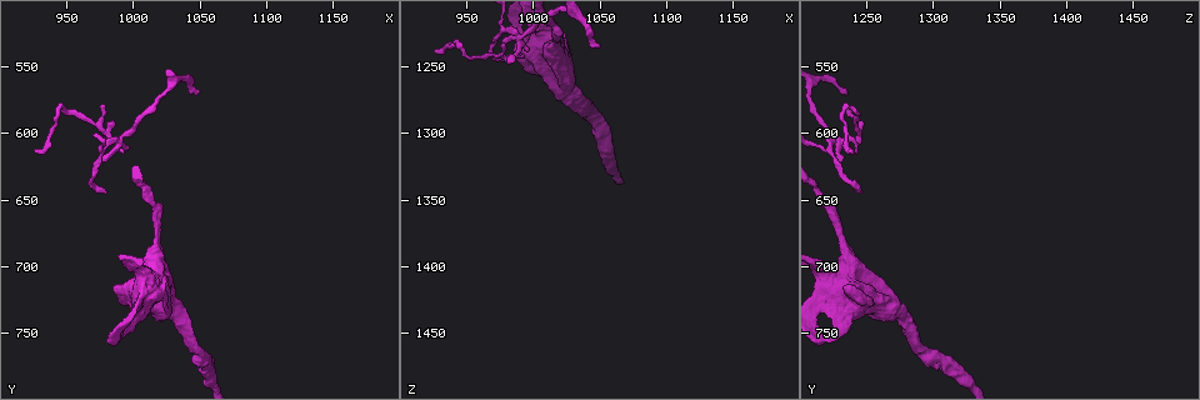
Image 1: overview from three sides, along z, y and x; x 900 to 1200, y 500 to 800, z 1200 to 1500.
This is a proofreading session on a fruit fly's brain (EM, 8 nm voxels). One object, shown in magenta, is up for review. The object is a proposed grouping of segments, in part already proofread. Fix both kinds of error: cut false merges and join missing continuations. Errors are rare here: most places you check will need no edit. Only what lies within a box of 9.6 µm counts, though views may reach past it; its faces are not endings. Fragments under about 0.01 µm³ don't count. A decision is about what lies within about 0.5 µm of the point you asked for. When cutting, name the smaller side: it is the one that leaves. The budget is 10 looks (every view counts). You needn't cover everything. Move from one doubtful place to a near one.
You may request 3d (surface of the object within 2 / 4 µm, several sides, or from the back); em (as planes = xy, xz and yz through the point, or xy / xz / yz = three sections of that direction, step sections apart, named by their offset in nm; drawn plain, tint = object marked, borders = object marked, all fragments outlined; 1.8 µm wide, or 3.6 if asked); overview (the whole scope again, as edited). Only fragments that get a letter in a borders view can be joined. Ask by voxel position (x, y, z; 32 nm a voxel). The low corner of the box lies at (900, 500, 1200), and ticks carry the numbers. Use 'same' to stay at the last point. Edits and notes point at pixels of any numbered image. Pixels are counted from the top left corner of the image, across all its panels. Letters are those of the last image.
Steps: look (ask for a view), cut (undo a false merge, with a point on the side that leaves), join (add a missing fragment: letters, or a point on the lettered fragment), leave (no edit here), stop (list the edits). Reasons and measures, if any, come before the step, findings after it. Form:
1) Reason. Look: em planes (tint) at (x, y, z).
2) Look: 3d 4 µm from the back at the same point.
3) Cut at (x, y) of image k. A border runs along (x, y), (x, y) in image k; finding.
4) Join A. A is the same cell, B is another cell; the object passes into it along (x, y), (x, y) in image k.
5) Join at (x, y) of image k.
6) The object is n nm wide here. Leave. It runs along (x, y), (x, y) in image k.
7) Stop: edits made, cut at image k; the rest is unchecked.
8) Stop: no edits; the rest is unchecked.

Thin end. Look: em planes (borders) at (924, 614, 1238).

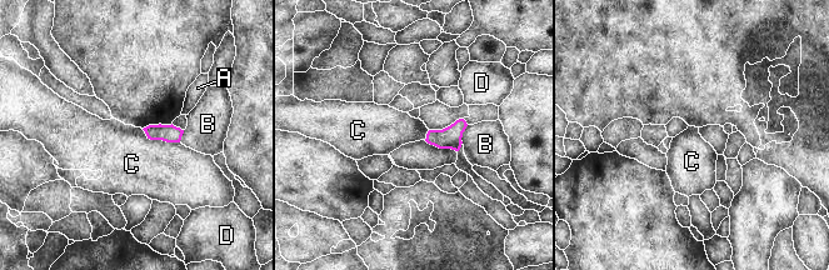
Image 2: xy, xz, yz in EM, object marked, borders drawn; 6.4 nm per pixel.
The object is 100 nm wide here. Leave. A, B, C and D are other cells; none of them fits.

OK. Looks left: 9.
Look: em 3.6 µm xy step 4 (borders) at (1006, 718, 1238).

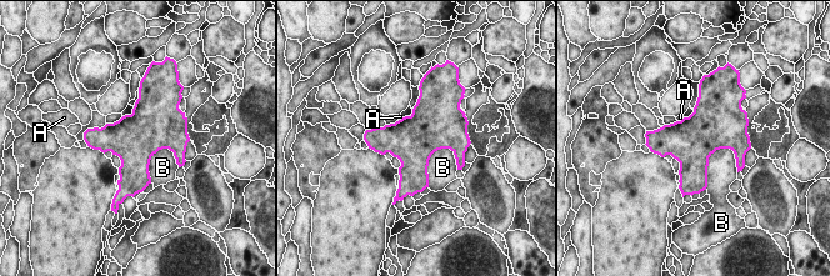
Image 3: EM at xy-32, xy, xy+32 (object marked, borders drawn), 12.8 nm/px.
Leave. A and B are other cells; all the same neuron.

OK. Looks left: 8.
Four-way junction. Look: em planes (borders) at (992, 606, 1230).

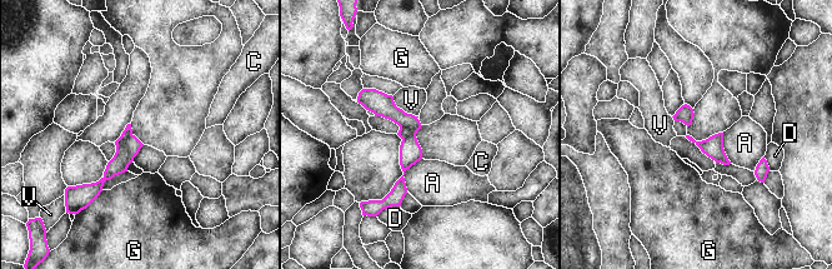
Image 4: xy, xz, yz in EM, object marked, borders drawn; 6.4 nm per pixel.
Cut at (379, 103) of image 4. A, C, D, G and V are other cells; a second neuron is stuck on.

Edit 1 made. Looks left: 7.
An open end. Look: em xy step 4 (plain) at (1048, 572, 1236).

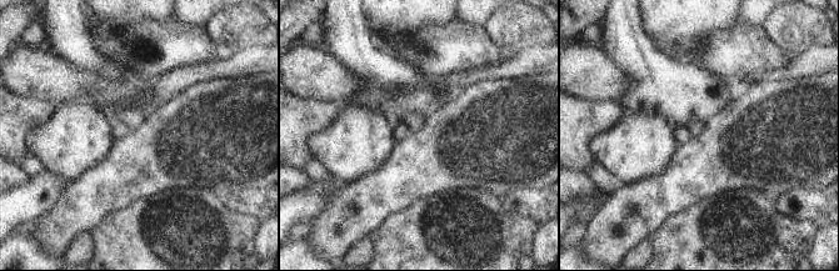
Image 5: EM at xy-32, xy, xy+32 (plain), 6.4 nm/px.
Look: em xy step 4 (borders) at the same point.

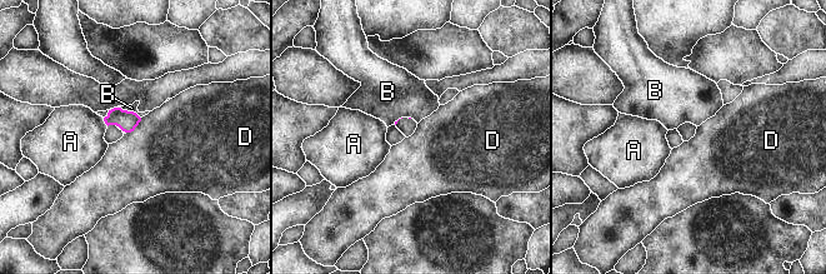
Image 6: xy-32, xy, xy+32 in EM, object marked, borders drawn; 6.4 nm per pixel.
Leave. A, B and D are other cells; none of them fits.

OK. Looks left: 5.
Stop: edits made, cut at image 4; the rest is unchecked.

